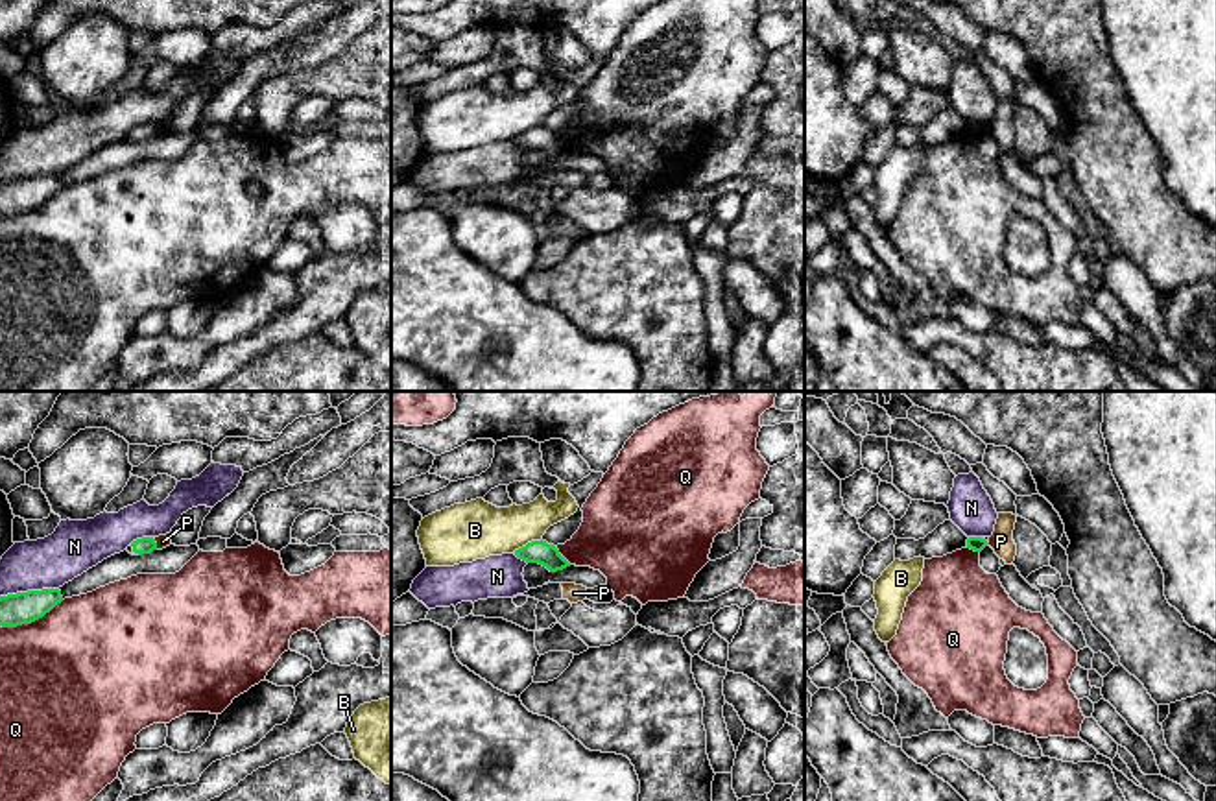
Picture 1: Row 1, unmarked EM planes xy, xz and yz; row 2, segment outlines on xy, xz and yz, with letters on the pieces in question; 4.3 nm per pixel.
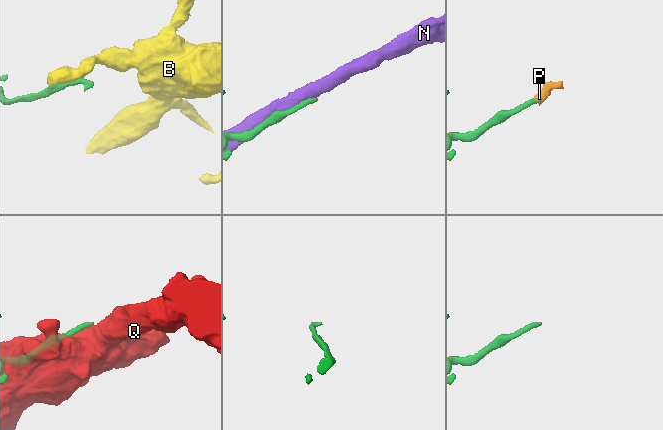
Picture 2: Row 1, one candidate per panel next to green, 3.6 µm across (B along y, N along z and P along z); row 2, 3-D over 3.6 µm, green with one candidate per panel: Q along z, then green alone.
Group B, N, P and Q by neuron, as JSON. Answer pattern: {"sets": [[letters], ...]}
{"sets": [["B"], ["N"], ["P"], ["Q"]]}

